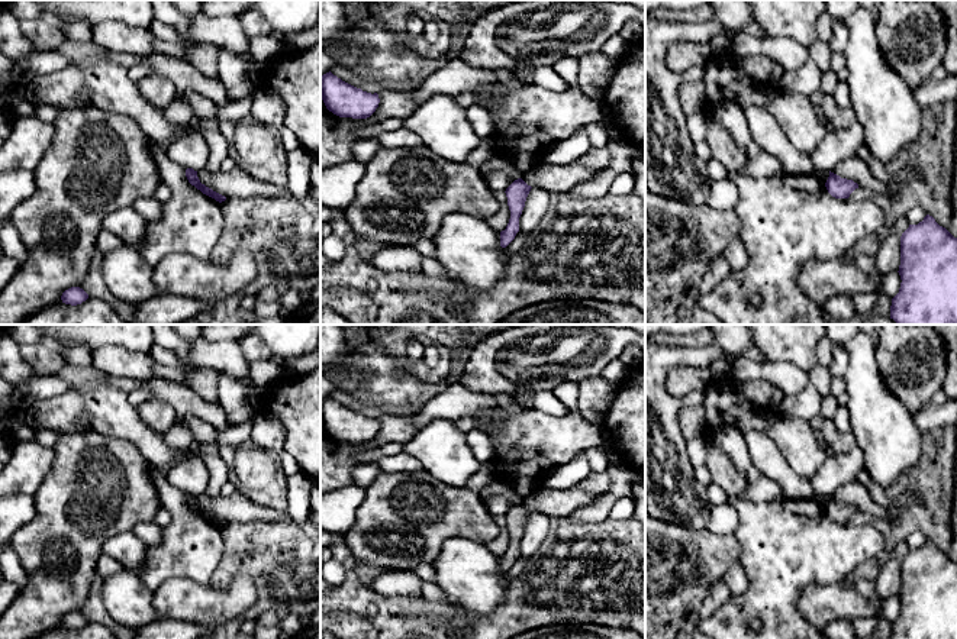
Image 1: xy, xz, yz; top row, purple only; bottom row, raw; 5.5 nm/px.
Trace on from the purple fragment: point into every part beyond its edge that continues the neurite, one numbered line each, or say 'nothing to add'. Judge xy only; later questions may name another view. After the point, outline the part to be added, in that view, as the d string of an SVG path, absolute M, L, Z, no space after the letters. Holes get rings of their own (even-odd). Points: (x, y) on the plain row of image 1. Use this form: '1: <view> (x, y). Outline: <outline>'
nothing to add

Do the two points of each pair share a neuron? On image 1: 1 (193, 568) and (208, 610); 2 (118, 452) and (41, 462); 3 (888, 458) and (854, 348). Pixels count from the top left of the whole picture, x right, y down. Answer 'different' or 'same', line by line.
1: different
2: different
3: same

